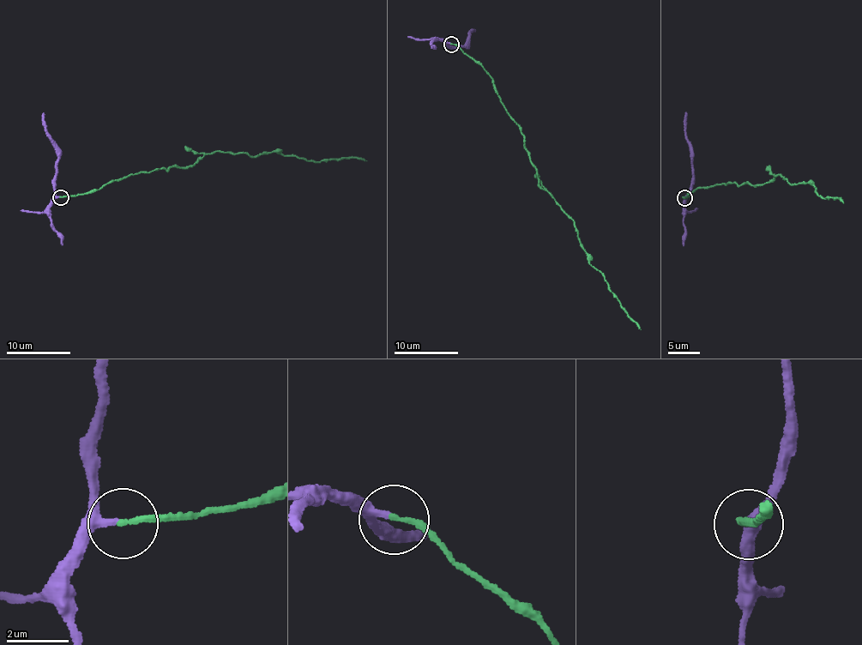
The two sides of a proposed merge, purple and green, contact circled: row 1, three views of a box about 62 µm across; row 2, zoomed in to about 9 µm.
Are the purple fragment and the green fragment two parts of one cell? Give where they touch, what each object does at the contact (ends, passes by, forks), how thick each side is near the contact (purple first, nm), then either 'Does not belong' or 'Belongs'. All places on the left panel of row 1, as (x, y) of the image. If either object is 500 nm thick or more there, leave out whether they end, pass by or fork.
Place: (61, 197). At the ring purple passes by. At the ring green ends. Thickness 220 nm (purple) against 180 nm. Belongs

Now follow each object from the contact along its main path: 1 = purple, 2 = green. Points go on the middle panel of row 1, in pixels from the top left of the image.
1: (451, 44), (448, 43), (448, 45), (469, 44), (469, 33), (474, 32)
2: (450, 44), (490, 75), (503, 105), (518, 125), (538, 184), (575, 226), (586, 256), (640, 329)

